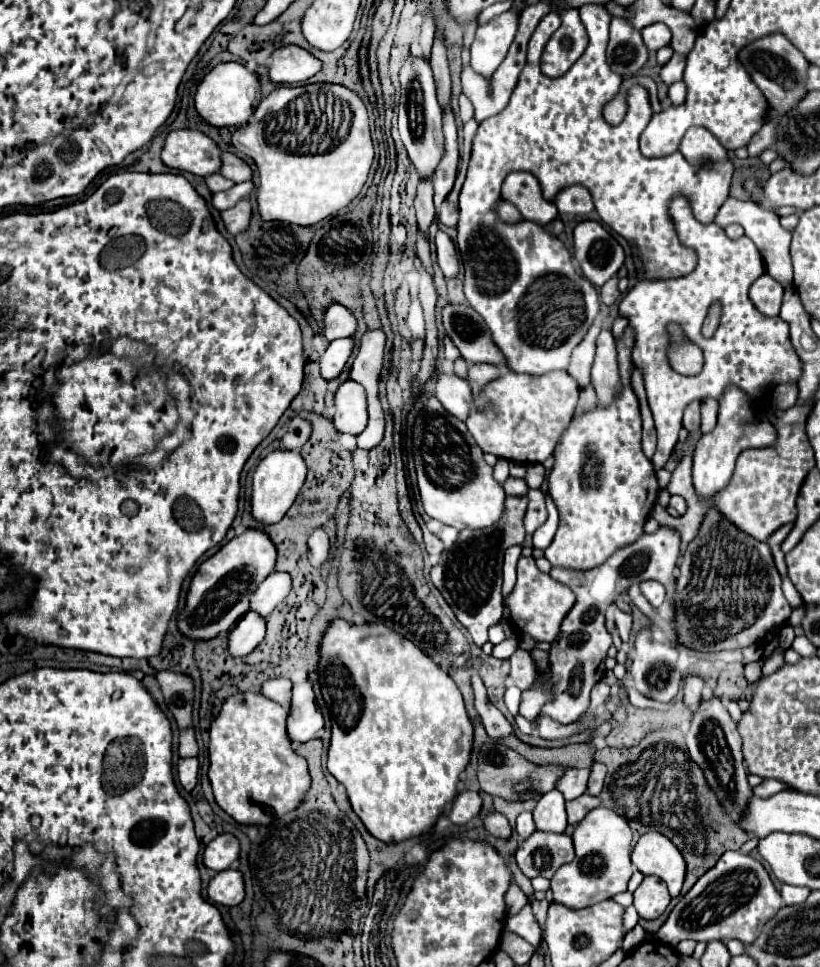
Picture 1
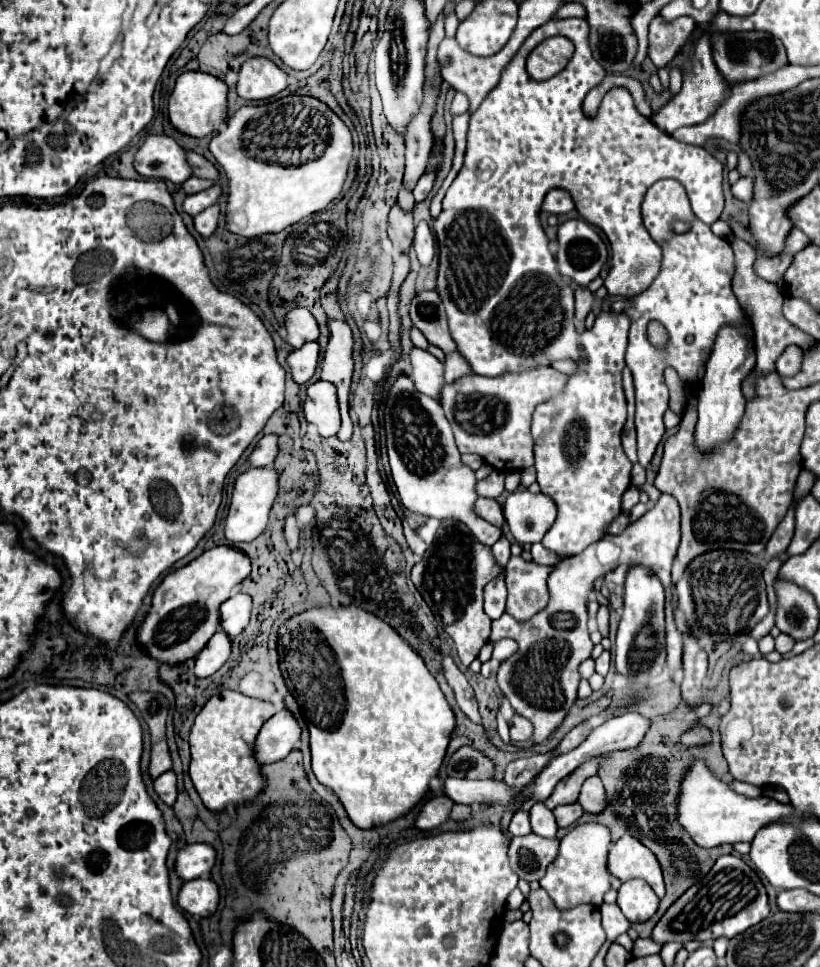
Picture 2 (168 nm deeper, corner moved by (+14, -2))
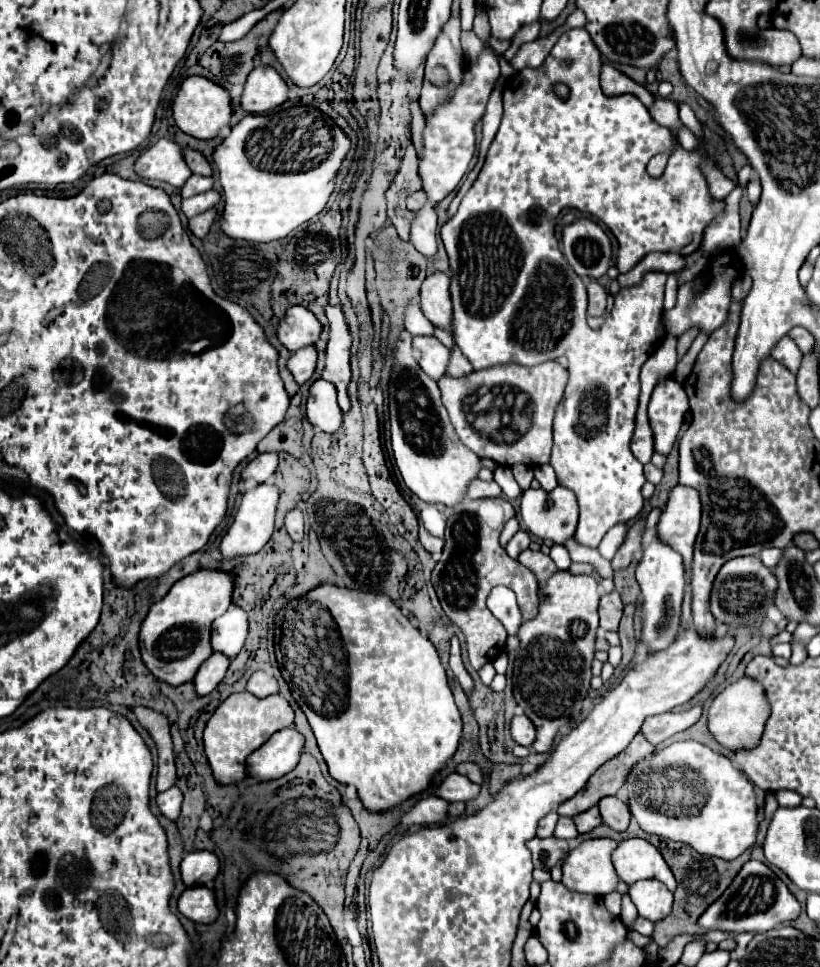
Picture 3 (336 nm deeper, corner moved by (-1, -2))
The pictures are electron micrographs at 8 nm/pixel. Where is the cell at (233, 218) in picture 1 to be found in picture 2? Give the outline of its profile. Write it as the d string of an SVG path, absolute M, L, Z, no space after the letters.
M210 206L208 210L202 210L200 214L194 216L194 228L200 236L208 238L214 230L216 230L216 224L218 224L218 216L220 216L220 210L218 206Z

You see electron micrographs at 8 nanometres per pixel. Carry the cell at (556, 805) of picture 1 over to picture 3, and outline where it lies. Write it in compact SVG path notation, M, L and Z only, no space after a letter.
M559 816L557 828L555 828L555 836L557 836L557 838L565 838L565 840L575 838L575 836L577 836L577 828L575 828L573 820L567 818L567 816Z

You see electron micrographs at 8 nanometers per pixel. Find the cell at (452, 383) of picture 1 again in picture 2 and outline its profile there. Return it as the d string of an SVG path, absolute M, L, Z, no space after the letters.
M412 348L410 350L410 362L412 362L412 374L410 378L414 380L416 388L422 394L428 394L432 398L440 396L440 388L444 386L444 376L442 376L442 362L434 358L428 350L422 348Z

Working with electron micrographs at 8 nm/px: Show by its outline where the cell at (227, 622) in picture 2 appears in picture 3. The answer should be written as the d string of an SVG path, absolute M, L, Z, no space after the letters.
M233 604L223 616L219 616L213 622L211 646L215 652L229 654L229 658L233 660L245 646L247 632L249 632L249 616L241 606Z

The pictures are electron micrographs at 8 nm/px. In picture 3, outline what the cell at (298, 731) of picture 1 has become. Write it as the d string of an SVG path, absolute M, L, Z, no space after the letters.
M295 726L275 732L247 760L249 776L257 780L281 778L283 774L287 774L297 766L303 746L305 746L305 736Z

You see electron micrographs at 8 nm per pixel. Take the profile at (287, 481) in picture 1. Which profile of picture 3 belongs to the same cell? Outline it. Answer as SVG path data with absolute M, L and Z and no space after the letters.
M273 482L257 484L253 490L247 490L243 494L243 500L241 500L241 506L237 510L237 516L235 516L231 528L227 530L227 534L223 536L221 546L219 546L223 558L253 554L253 552L259 552L267 544L267 540L271 538L273 528L275 528L277 502L279 502L279 488Z

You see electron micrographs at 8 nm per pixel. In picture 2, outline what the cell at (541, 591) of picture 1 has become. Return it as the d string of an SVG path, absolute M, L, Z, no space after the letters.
M511 556L506 564L506 612L516 620L528 620L538 614L548 604L546 578L552 570L552 566L540 566L536 562L526 562L522 556Z

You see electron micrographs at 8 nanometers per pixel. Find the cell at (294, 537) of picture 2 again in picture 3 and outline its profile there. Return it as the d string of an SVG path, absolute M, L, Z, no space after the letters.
M293 508L287 516L285 516L285 528L289 532L289 536L299 542L303 540L303 512L299 508Z

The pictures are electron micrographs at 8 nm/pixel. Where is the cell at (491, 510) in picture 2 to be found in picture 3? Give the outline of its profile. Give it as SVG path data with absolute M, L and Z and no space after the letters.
M483 498L483 500L465 500L459 506L451 508L447 518L447 530L445 530L445 548L441 560L435 564L431 582L439 596L439 602L449 616L453 624L461 628L467 640L467 652L469 662L475 670L485 666L487 662L493 662L495 656L499 656L505 648L507 630L505 626L491 614L485 600L489 592L503 584L509 586L517 598L519 608L523 612L525 620L535 618L539 608L537 598L537 582L535 576L531 576L531 570L527 570L521 562L513 560L505 548L499 544L499 534L509 518L515 516L513 506L505 498Z

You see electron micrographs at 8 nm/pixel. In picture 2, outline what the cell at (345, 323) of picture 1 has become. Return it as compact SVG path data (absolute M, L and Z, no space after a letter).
M302 306L292 308L286 314L286 324L284 326L286 326L286 342L292 348L300 348L306 342L314 342L320 334L314 316Z

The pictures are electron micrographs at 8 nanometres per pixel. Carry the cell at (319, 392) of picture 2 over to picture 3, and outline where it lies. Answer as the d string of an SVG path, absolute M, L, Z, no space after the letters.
M317 380L311 386L307 400L307 418L315 430L337 432L343 424L343 412L337 404L337 388L327 380Z

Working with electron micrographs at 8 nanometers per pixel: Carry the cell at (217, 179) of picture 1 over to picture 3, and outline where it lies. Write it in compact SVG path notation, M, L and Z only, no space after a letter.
M193 174L185 186L181 188L181 196L183 198L191 198L195 194L201 194L201 192L207 192L213 188L213 178L205 178L205 176L199 176L199 174Z

